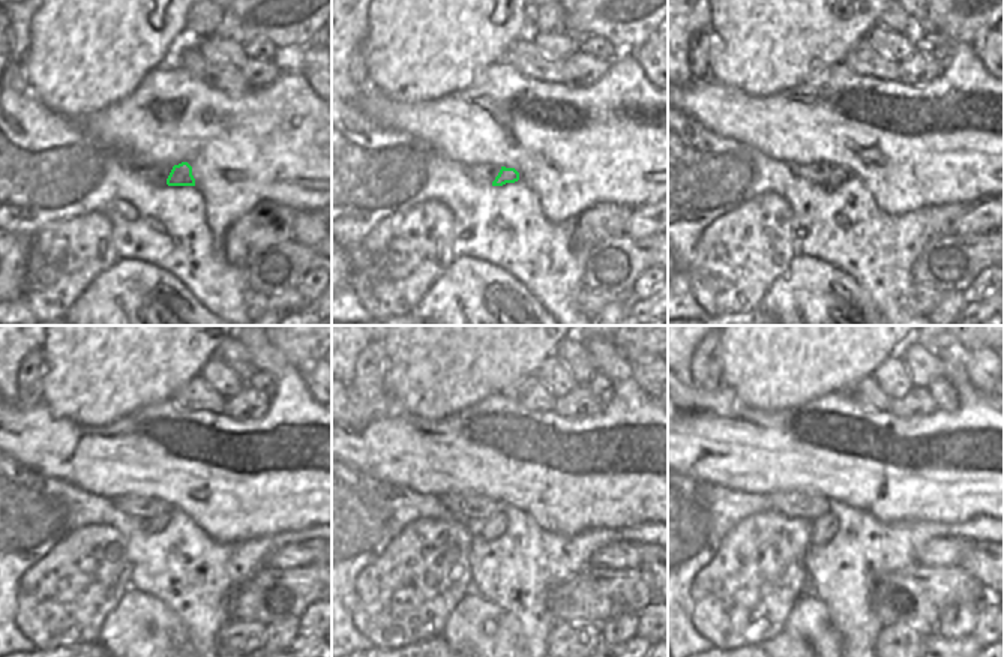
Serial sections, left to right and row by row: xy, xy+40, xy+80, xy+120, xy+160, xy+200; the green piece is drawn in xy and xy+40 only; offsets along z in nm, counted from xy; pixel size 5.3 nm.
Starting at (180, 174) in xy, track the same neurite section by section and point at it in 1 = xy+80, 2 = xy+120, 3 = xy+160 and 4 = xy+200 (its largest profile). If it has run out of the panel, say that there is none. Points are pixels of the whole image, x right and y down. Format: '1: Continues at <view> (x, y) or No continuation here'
1: Continues at xy+80 (839, 174)
2: Continues at xy+120 (158, 522)
3: Continues at xy+160 (492, 527)
4: Continues at xy+200 (823, 528).

